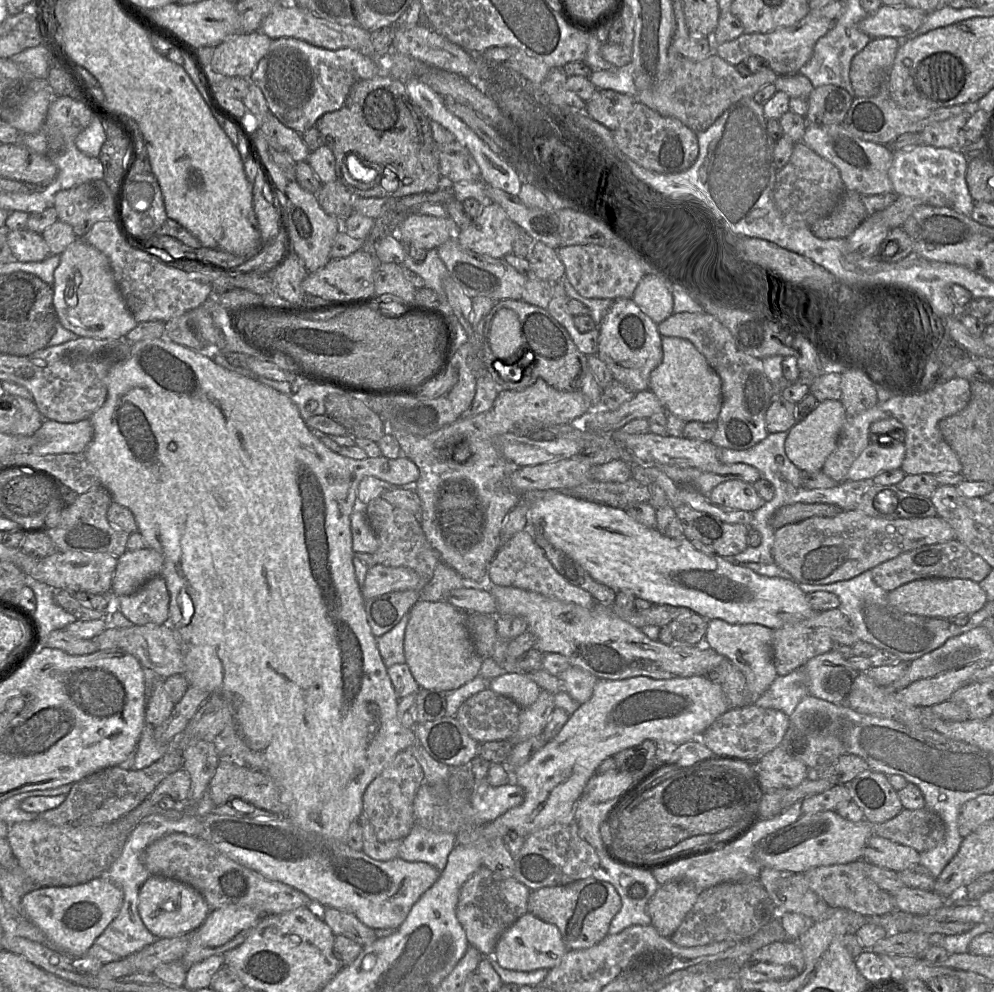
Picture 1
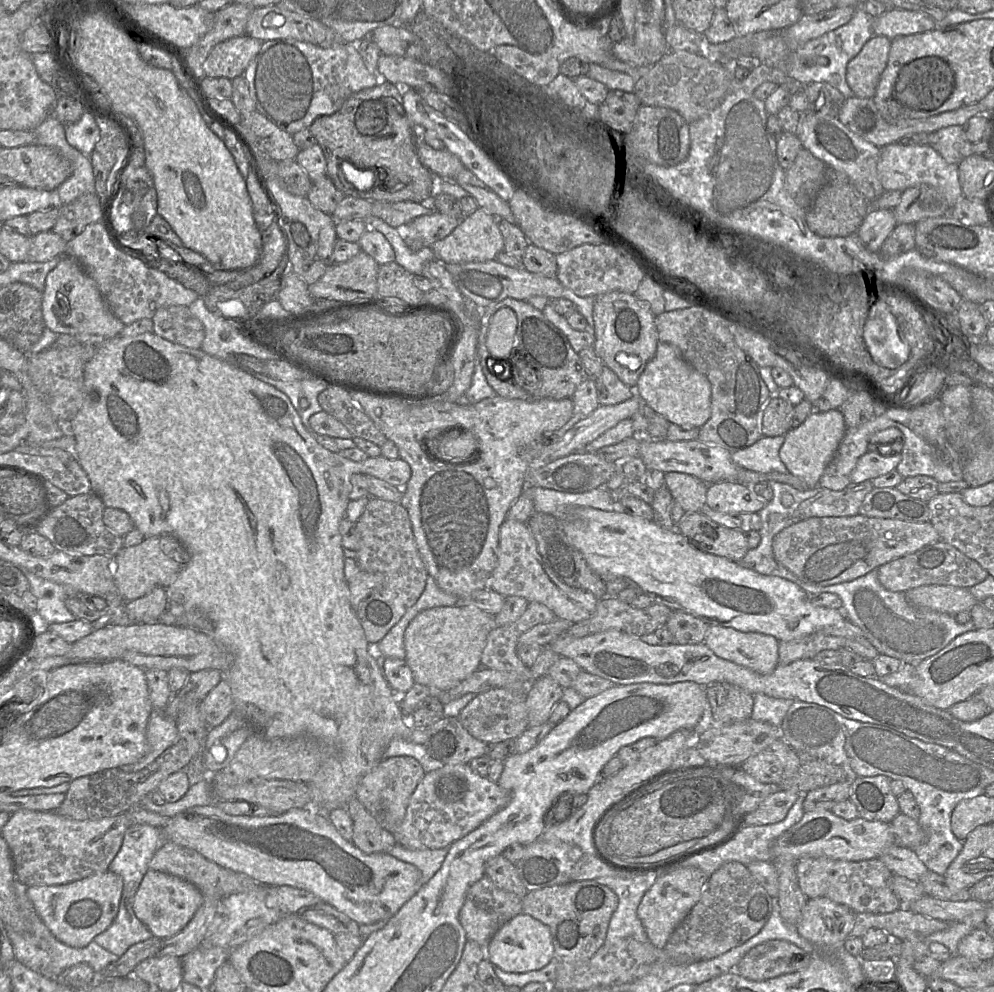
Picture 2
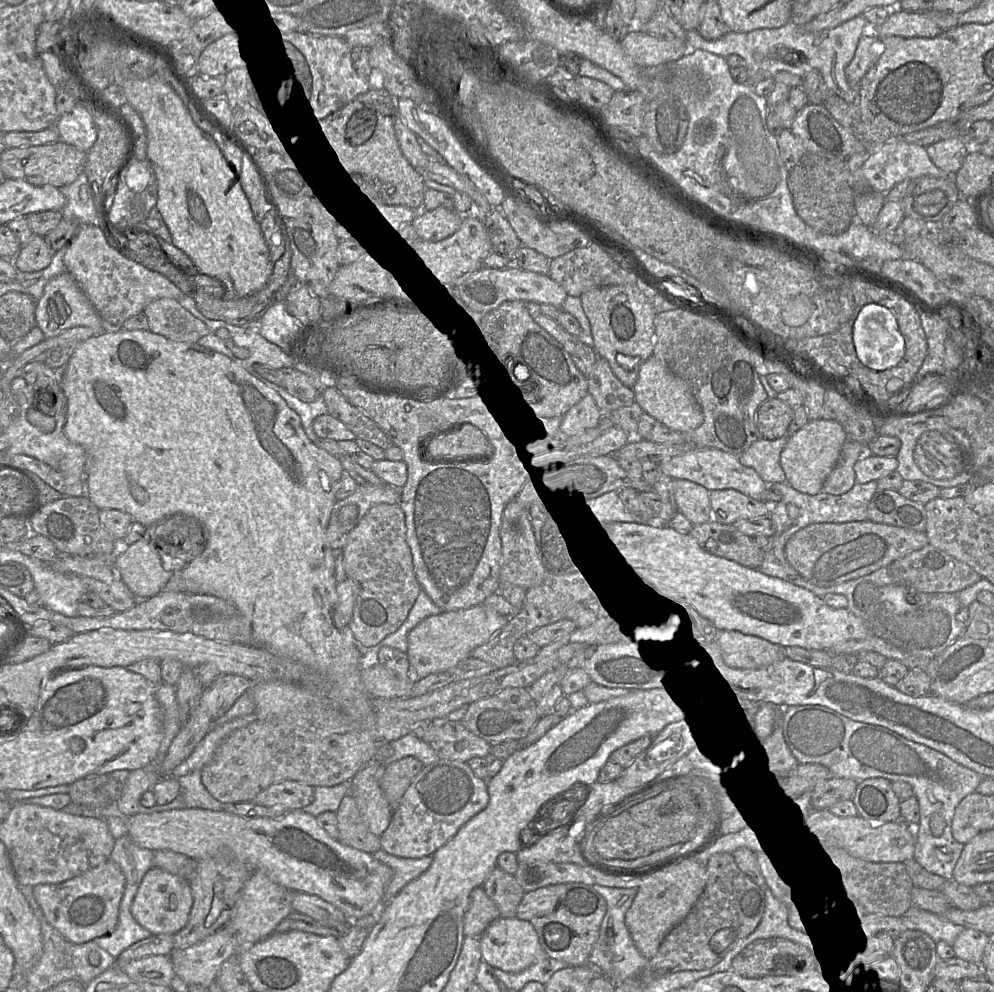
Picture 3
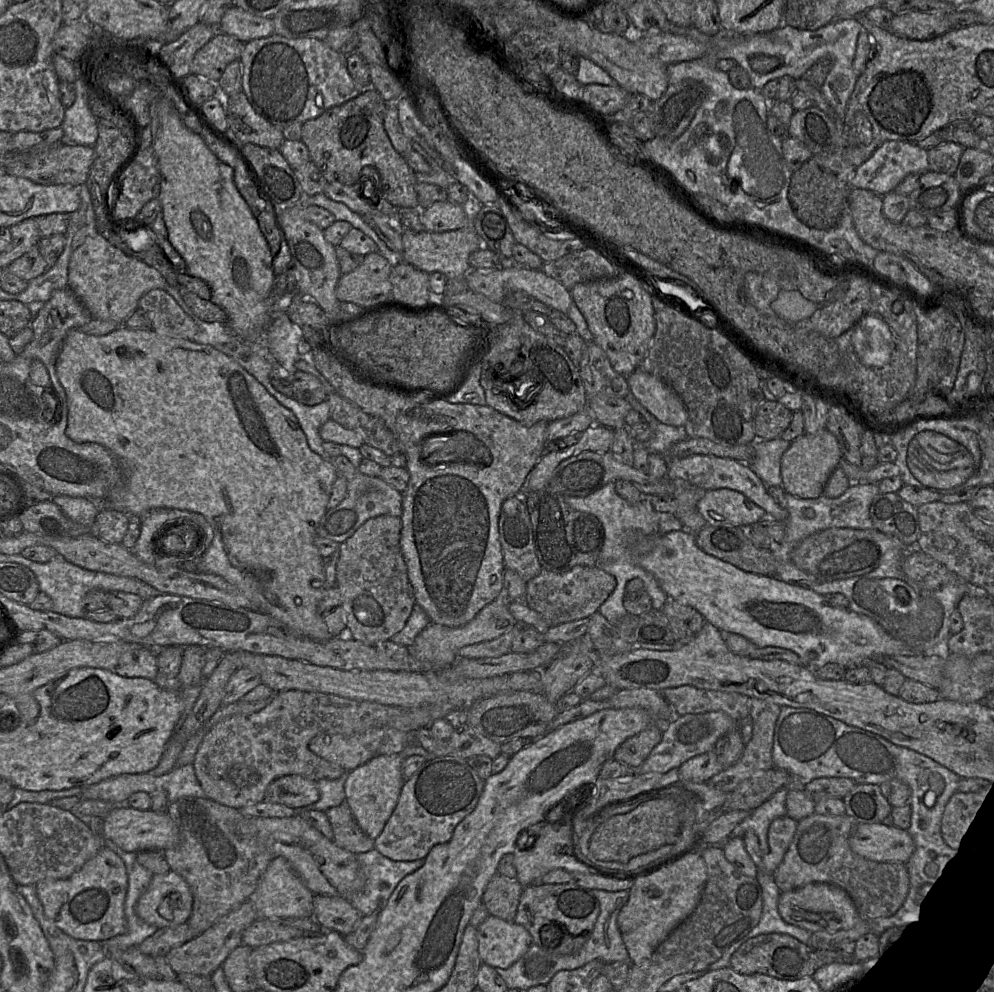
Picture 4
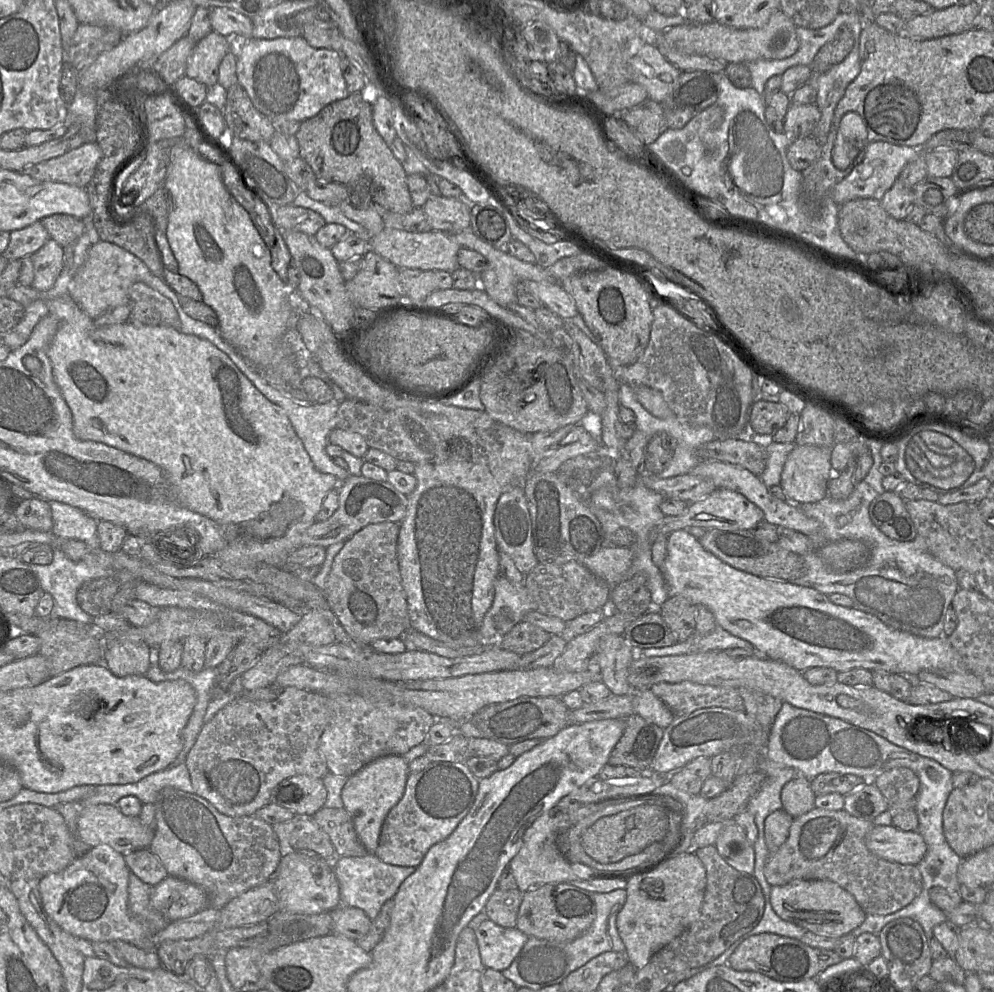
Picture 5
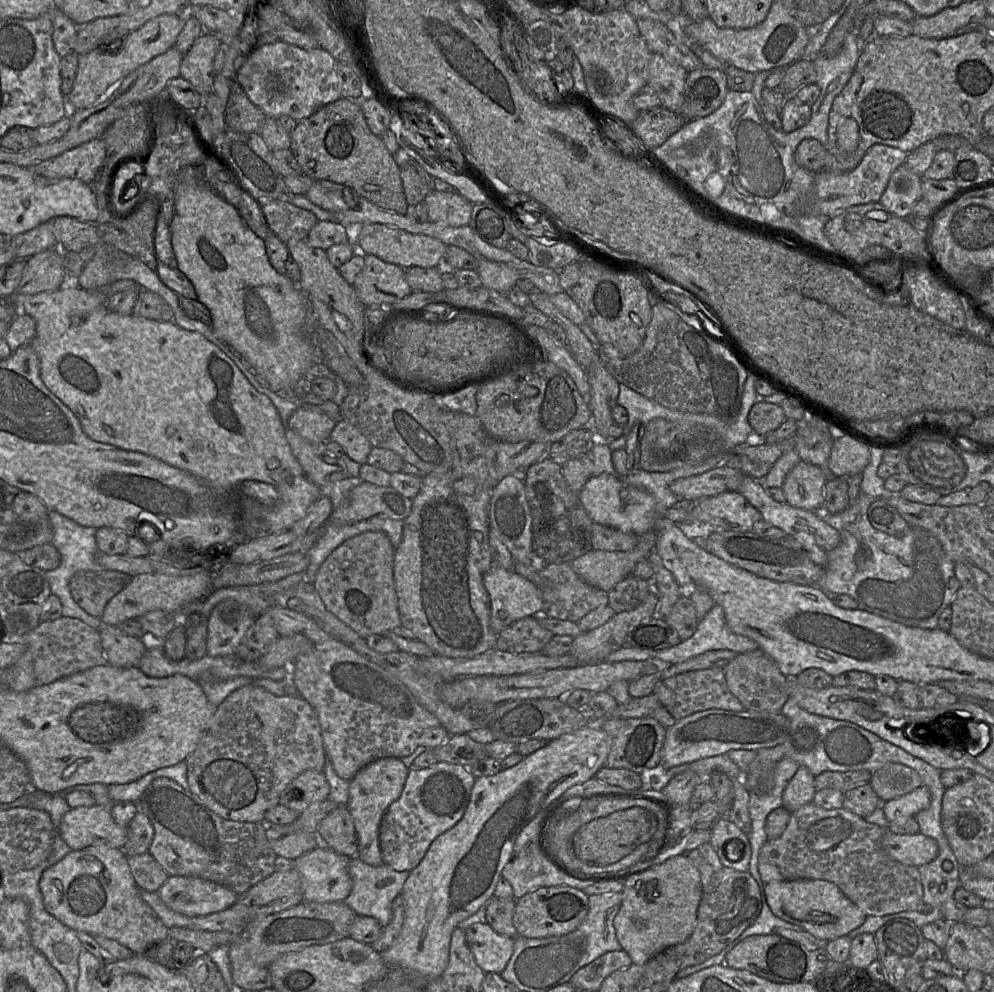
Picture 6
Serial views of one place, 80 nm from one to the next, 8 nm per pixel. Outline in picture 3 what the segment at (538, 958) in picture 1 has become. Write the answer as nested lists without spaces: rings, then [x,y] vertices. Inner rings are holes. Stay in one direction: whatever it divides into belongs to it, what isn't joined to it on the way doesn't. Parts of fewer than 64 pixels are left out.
[[[498,918],[494,920],[479,937],[482,960],[493,968],[517,973],[528,968],[539,956],[541,946],[533,925],[525,920]]]

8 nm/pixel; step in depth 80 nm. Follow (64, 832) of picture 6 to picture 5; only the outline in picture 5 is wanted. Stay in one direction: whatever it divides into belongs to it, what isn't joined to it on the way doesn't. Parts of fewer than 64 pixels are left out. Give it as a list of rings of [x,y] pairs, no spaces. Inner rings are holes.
[[[99,804],[81,807],[74,834],[89,847],[108,845],[117,852],[127,855],[136,850],[149,848],[155,831],[144,825],[138,816],[124,815],[117,805]]]

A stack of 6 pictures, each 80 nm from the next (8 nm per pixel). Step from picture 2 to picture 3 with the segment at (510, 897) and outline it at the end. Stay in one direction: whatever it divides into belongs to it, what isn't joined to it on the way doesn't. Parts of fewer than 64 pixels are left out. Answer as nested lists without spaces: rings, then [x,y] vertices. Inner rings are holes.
[[[476,887],[470,894],[469,906],[464,914],[464,935],[479,938],[498,918],[500,918],[499,910],[486,894],[484,887]]]

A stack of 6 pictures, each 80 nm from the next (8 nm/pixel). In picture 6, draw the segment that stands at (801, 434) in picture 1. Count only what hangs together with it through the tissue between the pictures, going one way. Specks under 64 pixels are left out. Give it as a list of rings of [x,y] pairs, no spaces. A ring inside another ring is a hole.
[[[800,461],[786,476],[781,487],[786,503],[806,511],[823,508],[828,473],[818,466]]]

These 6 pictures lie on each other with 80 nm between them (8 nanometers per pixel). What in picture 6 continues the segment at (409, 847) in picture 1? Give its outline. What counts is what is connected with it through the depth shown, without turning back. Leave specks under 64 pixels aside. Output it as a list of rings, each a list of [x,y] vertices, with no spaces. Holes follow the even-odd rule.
[[[357,856],[350,858],[348,871],[353,886],[350,894],[343,902],[357,915],[375,918],[382,927],[388,925],[393,917],[392,903],[401,894],[410,871],[396,871],[385,863],[380,866],[371,866]]]

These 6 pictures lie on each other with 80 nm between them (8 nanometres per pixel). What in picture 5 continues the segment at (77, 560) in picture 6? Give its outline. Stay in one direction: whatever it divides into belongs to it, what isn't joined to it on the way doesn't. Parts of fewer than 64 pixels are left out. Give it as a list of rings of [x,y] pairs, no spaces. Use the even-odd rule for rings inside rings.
[[[53,501],[49,502],[53,527],[51,532],[62,539],[79,540],[93,548],[100,548],[98,521],[79,508]],[[53,550],[53,560],[48,565],[29,565],[40,580],[44,593],[49,593],[54,599],[54,607],[50,617],[74,620],[83,624],[92,624],[93,617],[84,612],[77,603],[77,591],[89,580],[113,577],[114,571],[103,567],[88,565],[83,561],[72,561],[61,550]]]

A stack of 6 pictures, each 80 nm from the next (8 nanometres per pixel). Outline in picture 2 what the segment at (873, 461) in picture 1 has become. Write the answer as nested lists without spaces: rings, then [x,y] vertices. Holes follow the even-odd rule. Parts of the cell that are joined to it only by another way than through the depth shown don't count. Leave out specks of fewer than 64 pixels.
[[[867,451],[857,461],[851,474],[852,483],[873,480],[896,469],[902,458],[901,452],[881,455],[877,451]]]

